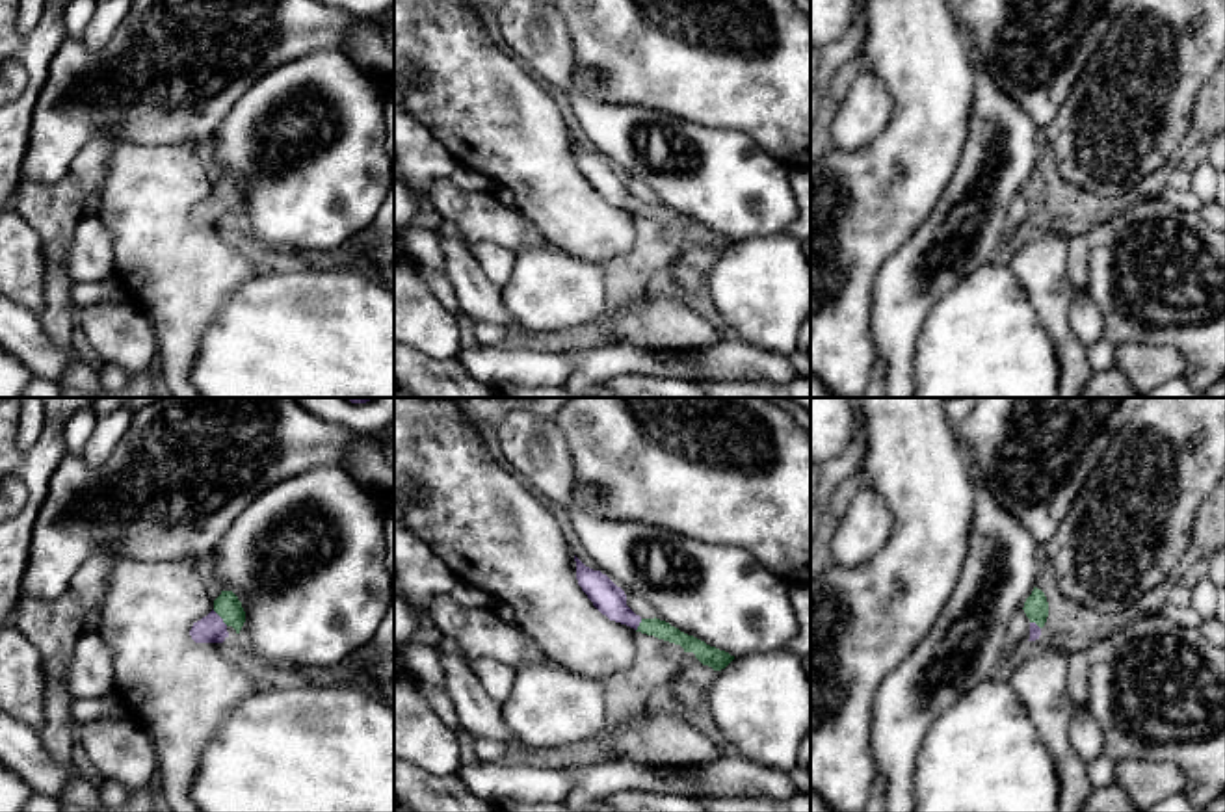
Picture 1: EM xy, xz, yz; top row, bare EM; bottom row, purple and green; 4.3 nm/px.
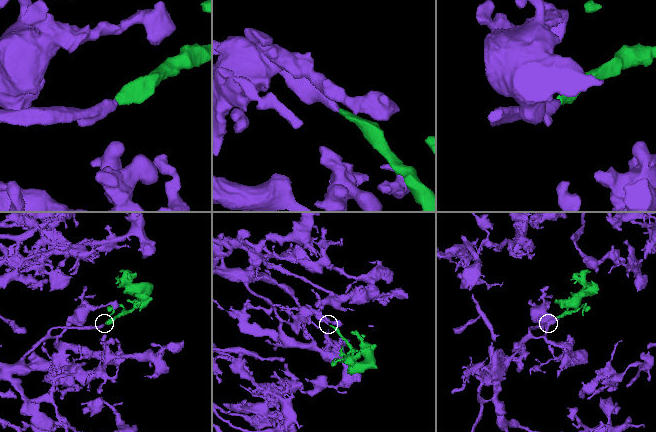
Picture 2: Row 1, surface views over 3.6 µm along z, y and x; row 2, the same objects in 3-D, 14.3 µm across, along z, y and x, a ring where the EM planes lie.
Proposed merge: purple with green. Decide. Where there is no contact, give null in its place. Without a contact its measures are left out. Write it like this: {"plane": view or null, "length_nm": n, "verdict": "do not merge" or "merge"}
{"plane": "xy", "length_nm": 100, "verdict": "merge"}

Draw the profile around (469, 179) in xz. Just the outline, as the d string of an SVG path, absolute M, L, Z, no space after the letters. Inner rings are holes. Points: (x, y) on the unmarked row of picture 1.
M457 165L452 173L450 178L463 190L468 191L494 191L496 184L493 178L489 178L487 175L465 167L465 165Z

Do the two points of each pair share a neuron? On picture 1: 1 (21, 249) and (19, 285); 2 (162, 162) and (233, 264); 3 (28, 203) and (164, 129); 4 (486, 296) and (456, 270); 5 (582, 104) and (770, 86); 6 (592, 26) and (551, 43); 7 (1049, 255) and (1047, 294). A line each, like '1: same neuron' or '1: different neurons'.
1: same neuron
2: same neuron
3: different neurons
4: same neuron
5: different neurons
6: different neurons
7: same neuron

